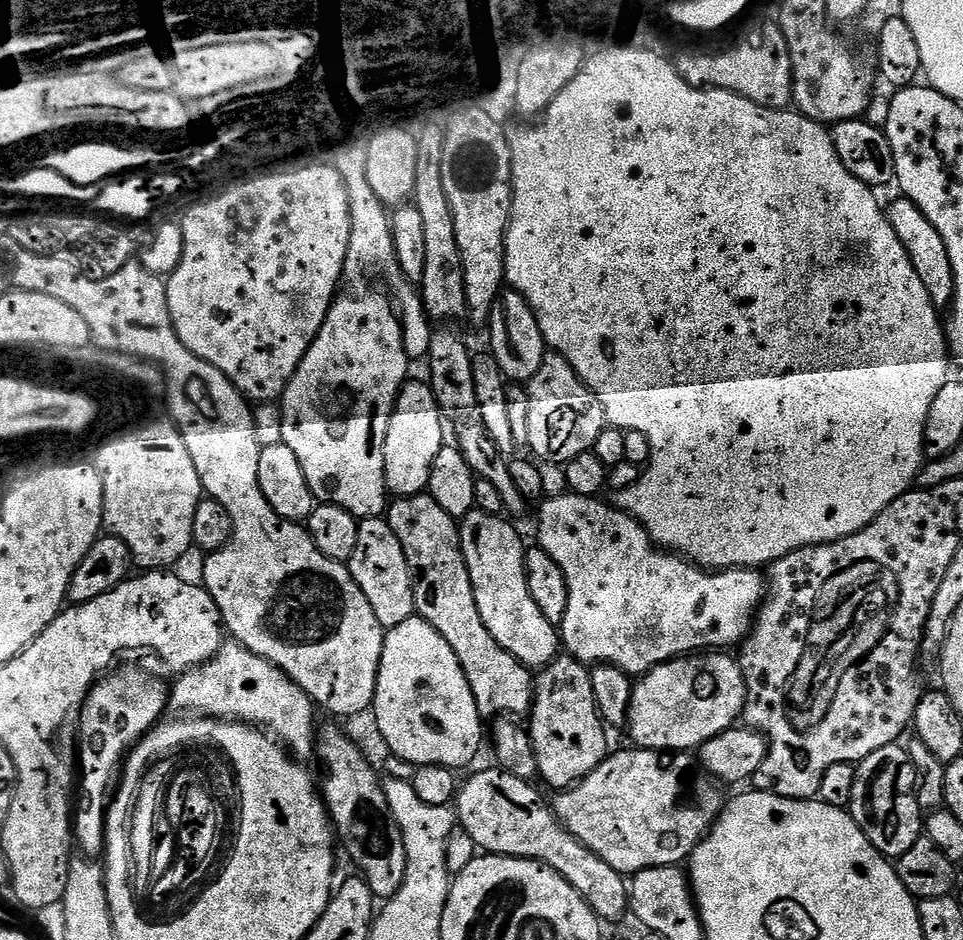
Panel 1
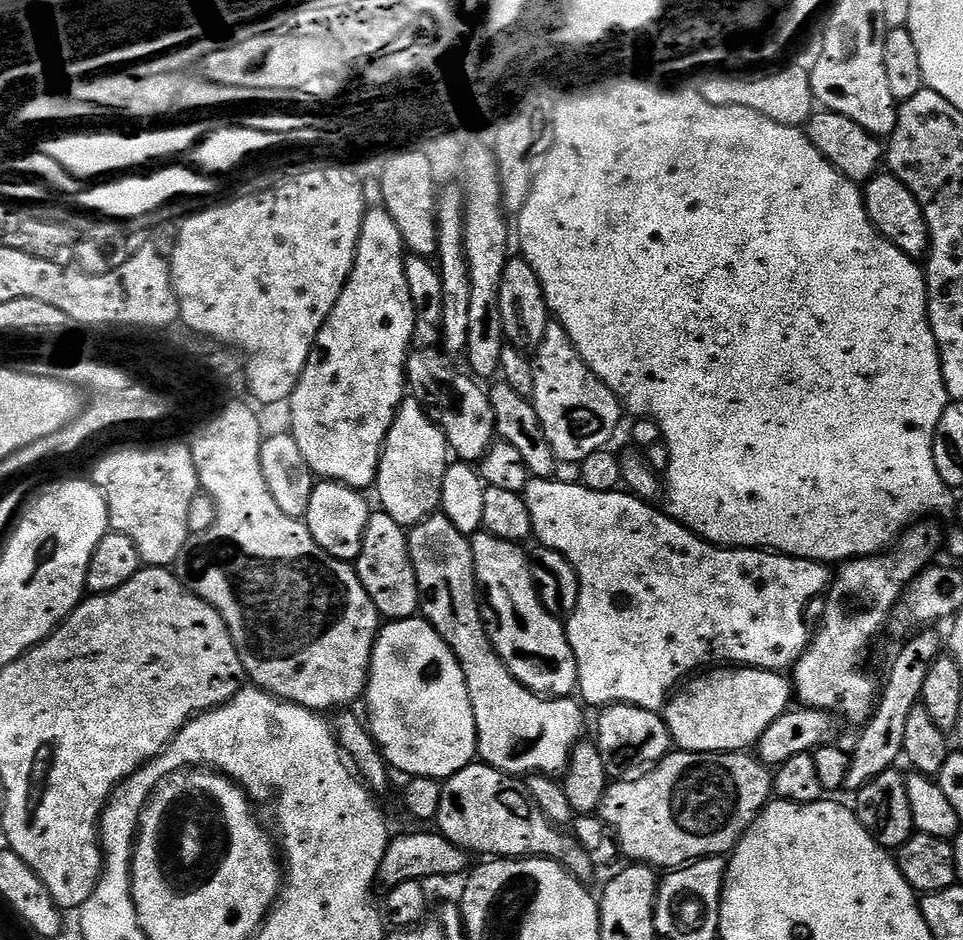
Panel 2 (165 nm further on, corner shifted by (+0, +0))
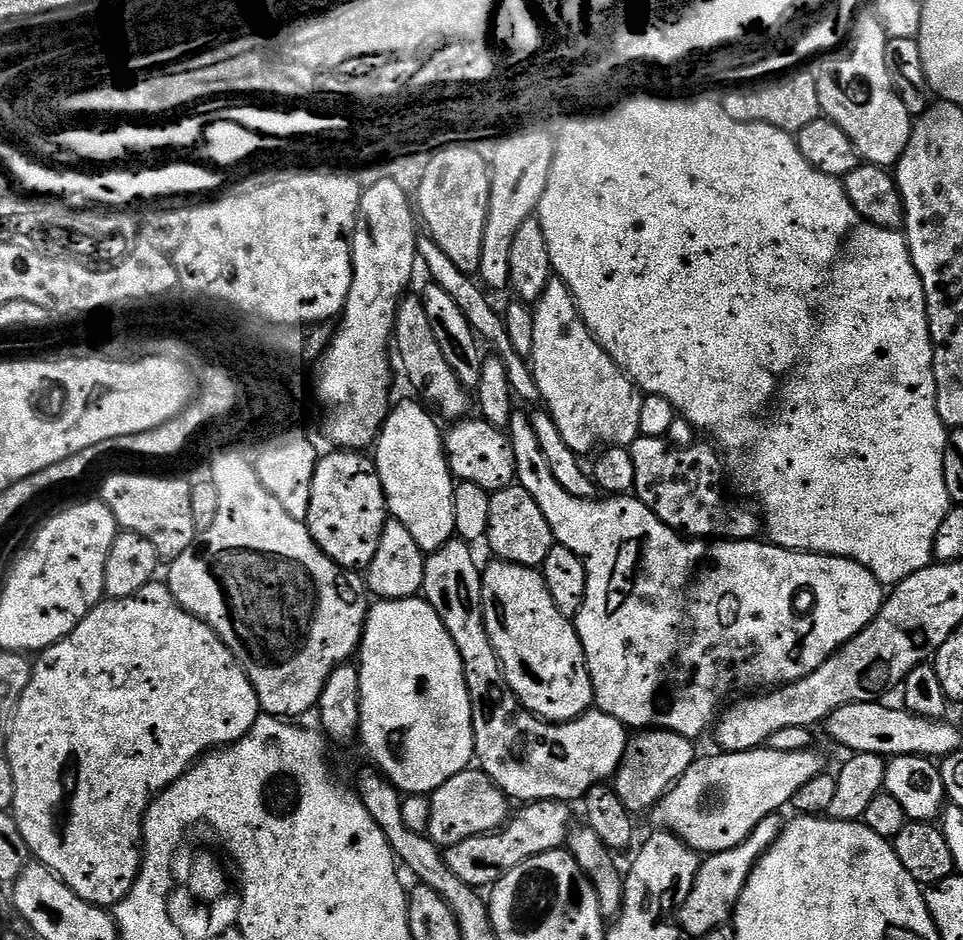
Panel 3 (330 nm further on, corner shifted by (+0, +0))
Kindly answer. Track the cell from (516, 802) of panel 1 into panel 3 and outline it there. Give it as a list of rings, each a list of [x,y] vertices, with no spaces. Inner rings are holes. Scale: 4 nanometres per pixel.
[[[482,770],[460,772],[437,792],[431,793],[430,799],[430,826],[426,835],[441,849],[454,846],[471,836],[497,831],[510,816],[508,797]]]

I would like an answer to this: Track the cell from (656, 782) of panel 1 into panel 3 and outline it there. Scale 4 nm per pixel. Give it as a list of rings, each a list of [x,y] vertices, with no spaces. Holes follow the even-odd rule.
[[[761,746],[749,752],[721,751],[719,755],[701,755],[650,812],[661,829],[672,832],[683,844],[701,854],[738,846],[762,818],[787,809],[794,794],[825,771],[824,760],[816,750],[783,752]]]

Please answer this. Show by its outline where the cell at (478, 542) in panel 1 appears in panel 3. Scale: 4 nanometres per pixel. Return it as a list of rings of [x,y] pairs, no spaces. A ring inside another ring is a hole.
[[[499,558],[491,562],[493,564],[485,563],[480,573],[482,610],[486,634],[490,634],[490,642],[498,654],[506,682],[533,716],[557,724],[578,718],[593,707],[594,701],[586,654],[582,650],[575,623],[569,617],[558,614],[558,606],[554,606],[554,598],[550,598],[550,590],[546,590],[544,577],[537,569],[511,564]]]

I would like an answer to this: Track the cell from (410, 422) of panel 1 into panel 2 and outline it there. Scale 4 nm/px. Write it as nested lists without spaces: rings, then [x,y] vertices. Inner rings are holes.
[[[404,399],[380,450],[374,485],[374,492],[380,495],[379,507],[405,530],[421,524],[428,516],[437,515],[442,498],[442,478],[446,478],[449,463],[450,449],[444,431],[428,417],[419,400]]]

